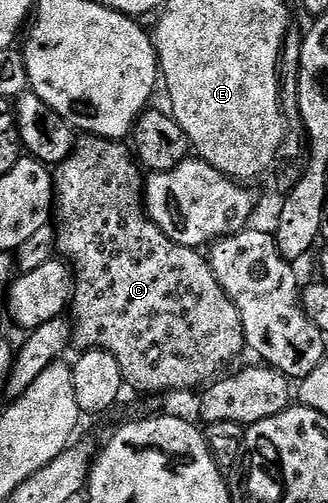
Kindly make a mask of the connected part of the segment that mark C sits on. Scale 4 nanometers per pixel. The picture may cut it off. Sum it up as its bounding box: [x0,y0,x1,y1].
[53,134,245,392]

